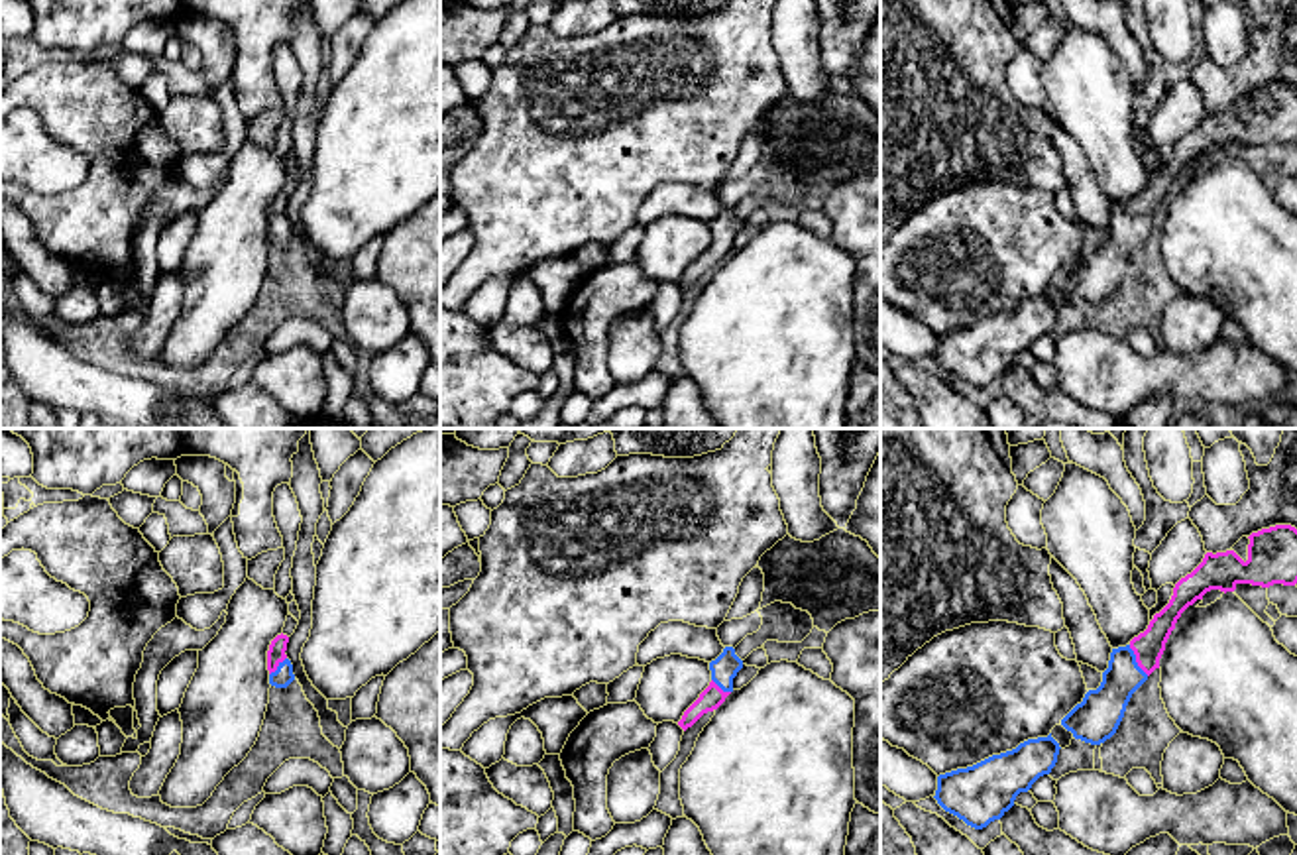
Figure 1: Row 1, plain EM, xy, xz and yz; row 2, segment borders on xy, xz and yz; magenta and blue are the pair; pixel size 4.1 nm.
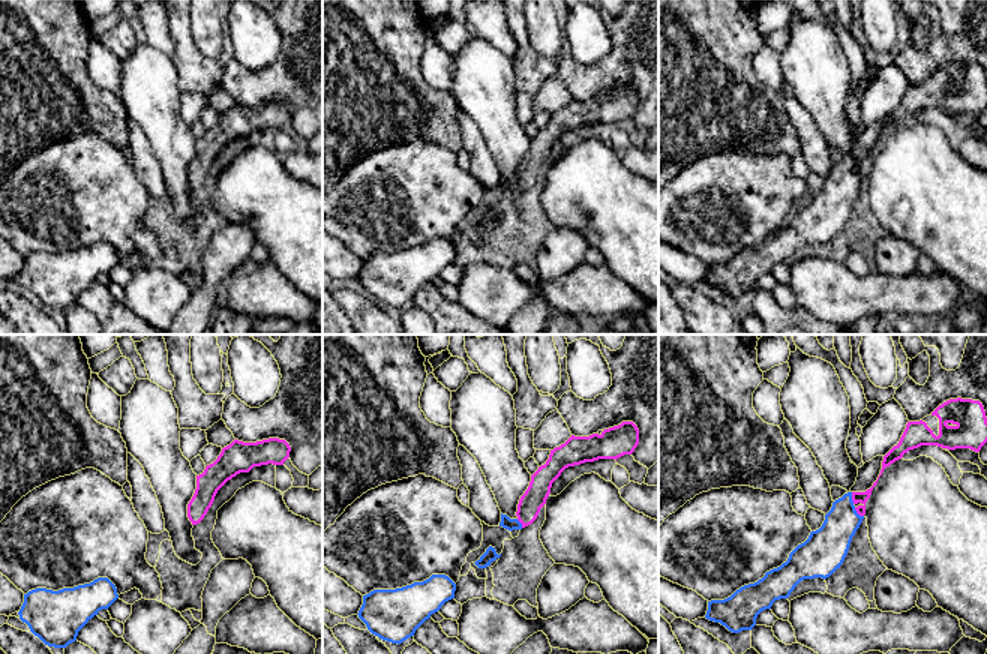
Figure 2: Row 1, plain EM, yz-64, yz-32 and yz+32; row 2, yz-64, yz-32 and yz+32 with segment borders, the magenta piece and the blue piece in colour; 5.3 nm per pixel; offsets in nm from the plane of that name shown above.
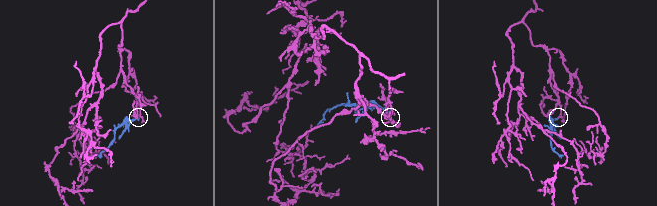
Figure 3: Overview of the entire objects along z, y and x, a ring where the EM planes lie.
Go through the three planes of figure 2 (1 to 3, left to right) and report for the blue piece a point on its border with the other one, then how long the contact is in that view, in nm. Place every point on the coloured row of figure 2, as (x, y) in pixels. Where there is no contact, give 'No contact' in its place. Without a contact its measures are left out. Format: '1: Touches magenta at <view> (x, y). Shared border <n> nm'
1: No contact
2: Touches magenta at yz-32 (521, 522). Shared border 60 nm
3: Touches magenta at yz+32 (858, 513). Shared border 80 nm

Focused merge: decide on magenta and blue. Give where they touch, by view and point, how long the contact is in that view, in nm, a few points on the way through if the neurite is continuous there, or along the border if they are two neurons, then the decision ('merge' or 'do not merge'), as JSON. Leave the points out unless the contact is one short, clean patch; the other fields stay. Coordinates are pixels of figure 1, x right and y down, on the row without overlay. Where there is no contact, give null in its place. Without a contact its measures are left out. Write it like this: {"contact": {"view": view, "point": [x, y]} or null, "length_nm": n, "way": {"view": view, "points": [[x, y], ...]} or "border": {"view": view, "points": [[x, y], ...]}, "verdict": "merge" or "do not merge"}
{"contact": {"view": "yz", "point": [1136, 221]}, "length_nm": 150, "way": {"view": "yz", "points": [[1148, 207], [1136, 221], [1101, 270]]}, "verdict": "merge"}

